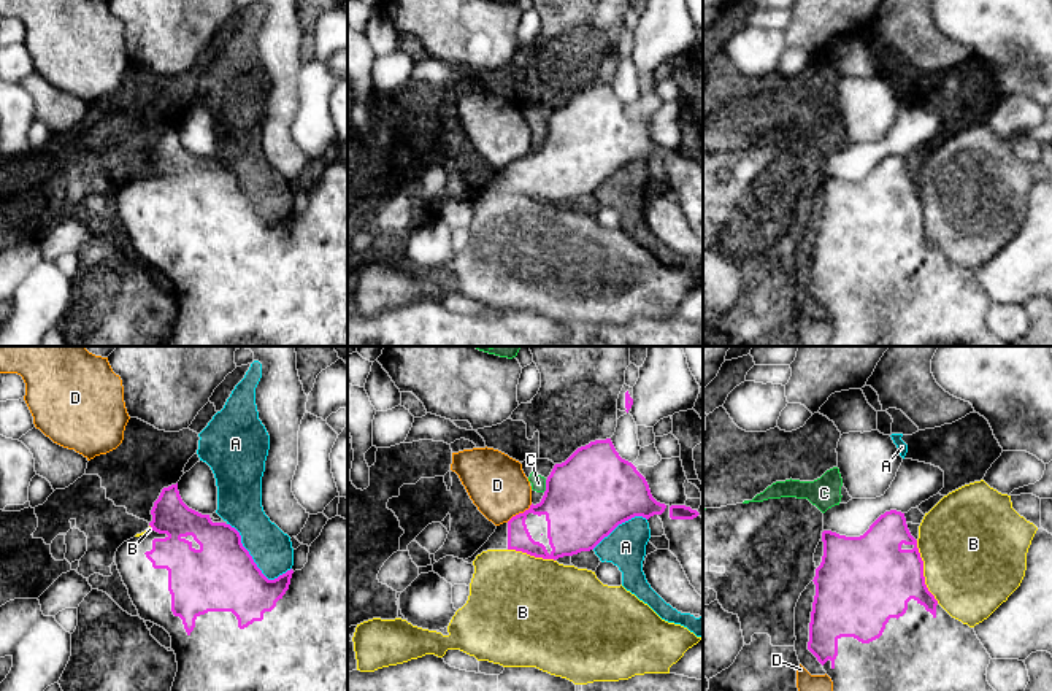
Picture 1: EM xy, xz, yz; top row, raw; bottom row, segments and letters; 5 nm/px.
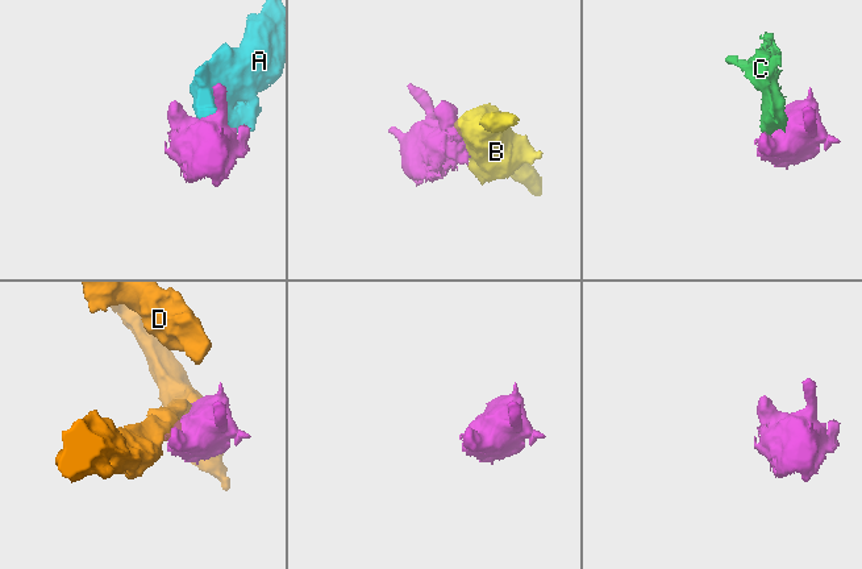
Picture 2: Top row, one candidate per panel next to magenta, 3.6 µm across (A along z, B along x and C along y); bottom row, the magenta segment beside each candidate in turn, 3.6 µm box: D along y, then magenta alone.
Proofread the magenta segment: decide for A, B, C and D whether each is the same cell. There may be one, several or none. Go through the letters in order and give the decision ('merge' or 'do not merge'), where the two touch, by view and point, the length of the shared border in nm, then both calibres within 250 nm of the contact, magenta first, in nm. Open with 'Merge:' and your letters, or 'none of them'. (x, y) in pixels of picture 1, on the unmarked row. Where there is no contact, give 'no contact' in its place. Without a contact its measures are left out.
Merge: none of them
A: do not merge; meets magenta in xy at (253, 205); contact 400 nm long; 360 nm thick on the magenta side, 220 nm on the other
B: do not merge; meets magenta in yz at (922, 216); contact 340 nm long; 400 nm thick on the magenta side, 480 nm on the other
C: do not merge; meets magenta in xz at (546, 131); contact 70 nm long; 420 nm thick on the magenta side, 80 nm on the other
D: do not merge; meets magenta in xz at (519, 158); contact 160 nm long; 260 nm thick on the magenta side, 300 nm on the other

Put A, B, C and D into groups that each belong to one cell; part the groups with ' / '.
A C / B / D

